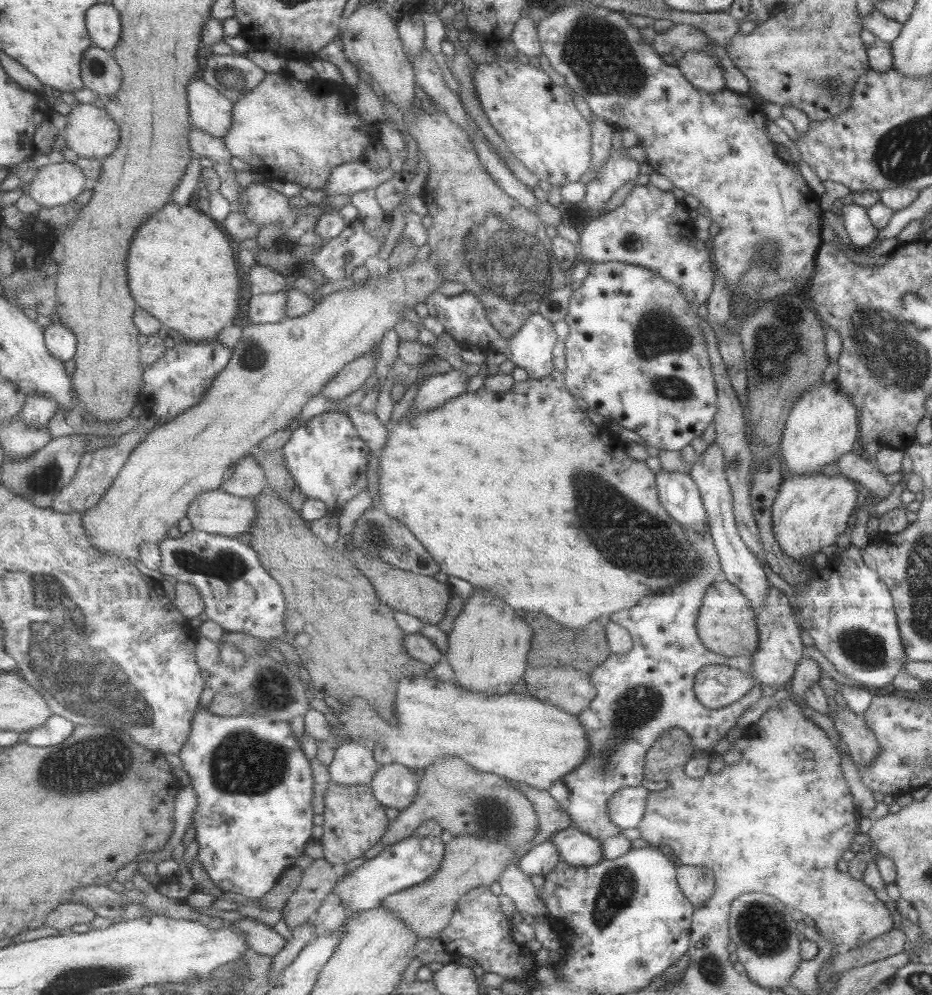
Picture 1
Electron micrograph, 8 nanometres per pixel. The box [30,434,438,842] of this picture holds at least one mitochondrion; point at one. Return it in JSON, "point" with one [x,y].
{"point":[69,771]}

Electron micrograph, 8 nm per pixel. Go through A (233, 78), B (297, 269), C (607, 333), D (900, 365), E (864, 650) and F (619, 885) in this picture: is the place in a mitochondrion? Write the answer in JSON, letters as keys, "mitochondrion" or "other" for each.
{"A":"mitochondrion","B":"other","C":"other","D":"mitochondrion","E":"mitochondrion","F":"mitochondrion"}

